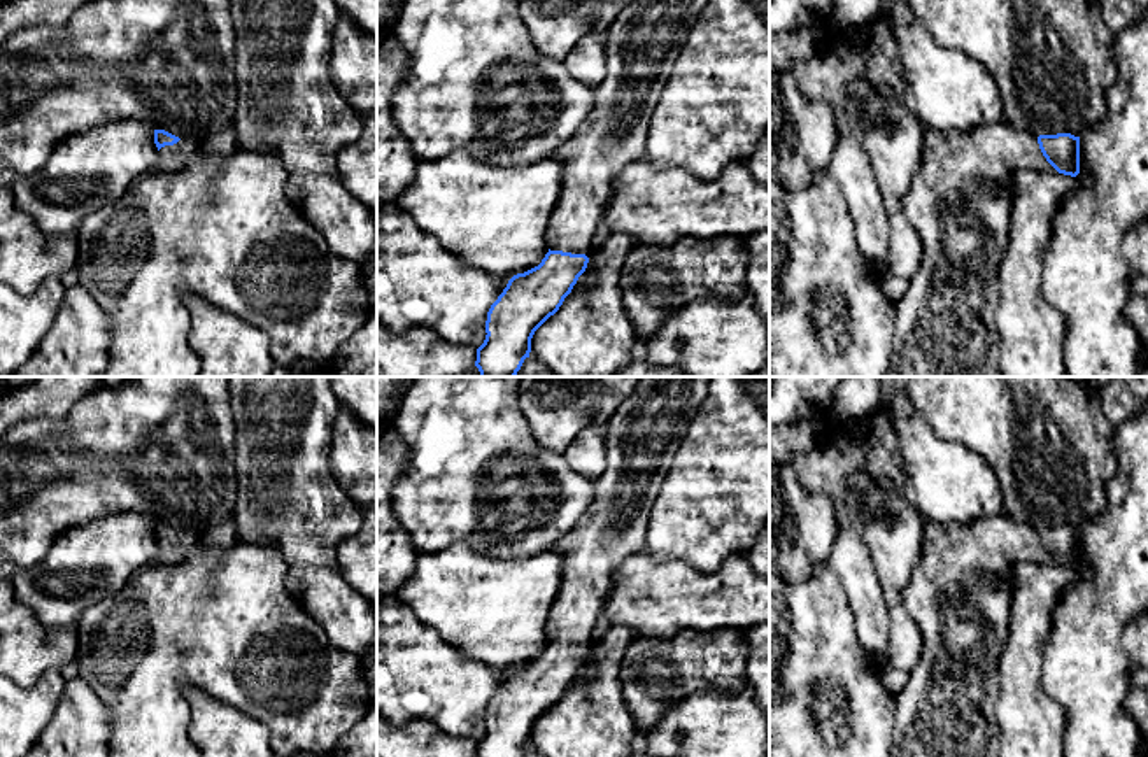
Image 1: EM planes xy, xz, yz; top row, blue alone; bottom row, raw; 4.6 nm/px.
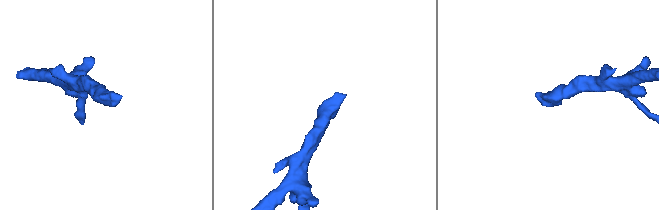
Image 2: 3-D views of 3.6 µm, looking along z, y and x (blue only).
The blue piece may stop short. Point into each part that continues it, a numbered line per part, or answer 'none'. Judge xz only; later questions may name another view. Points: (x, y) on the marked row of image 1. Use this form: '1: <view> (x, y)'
1: xz (640, 44)

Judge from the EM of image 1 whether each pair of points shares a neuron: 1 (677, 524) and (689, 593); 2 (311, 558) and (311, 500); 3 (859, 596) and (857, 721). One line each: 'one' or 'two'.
1: two
2: one
3: two

